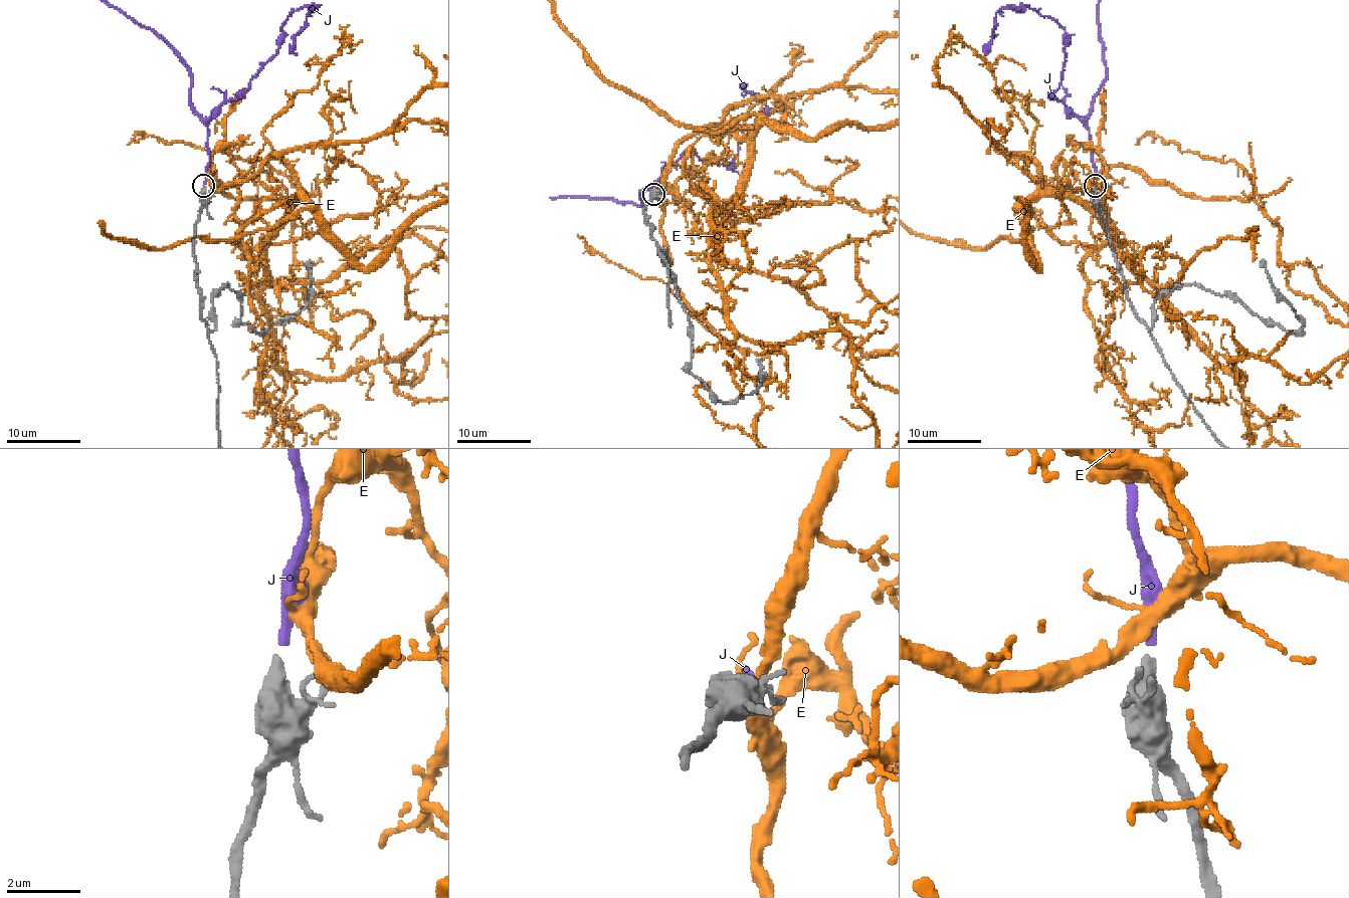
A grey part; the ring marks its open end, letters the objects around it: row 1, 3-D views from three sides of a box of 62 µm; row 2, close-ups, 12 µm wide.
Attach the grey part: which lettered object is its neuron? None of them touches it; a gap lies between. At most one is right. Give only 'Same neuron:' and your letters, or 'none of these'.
Same neuron: none of these

